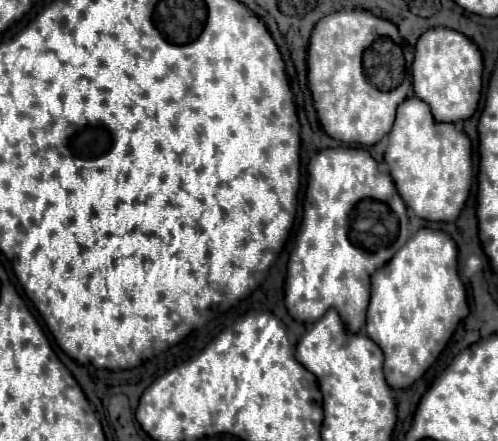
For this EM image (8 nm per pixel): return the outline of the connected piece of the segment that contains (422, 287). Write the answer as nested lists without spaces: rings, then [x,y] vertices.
[[[420,229],[414,237],[408,239],[408,243],[388,261],[384,263],[384,267],[380,267],[380,271],[376,271],[372,275],[372,299],[370,299],[370,305],[368,305],[368,319],[366,319],[366,331],[368,335],[382,347],[384,351],[384,357],[386,357],[386,363],[384,363],[384,371],[386,371],[386,379],[392,387],[410,387],[418,377],[424,375],[424,371],[438,359],[438,355],[442,353],[442,349],[446,347],[448,339],[452,337],[456,325],[468,315],[468,297],[466,297],[466,287],[458,275],[458,249],[456,249],[456,243],[452,241],[452,237],[444,231],[438,231],[438,229]]]

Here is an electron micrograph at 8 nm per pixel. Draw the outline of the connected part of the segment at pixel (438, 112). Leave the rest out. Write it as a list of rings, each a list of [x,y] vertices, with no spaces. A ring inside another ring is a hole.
[[[448,27],[428,29],[416,43],[414,63],[412,63],[412,79],[414,93],[422,101],[426,101],[432,109],[436,121],[458,123],[474,115],[480,101],[482,91],[482,51],[478,45],[460,31]]]

